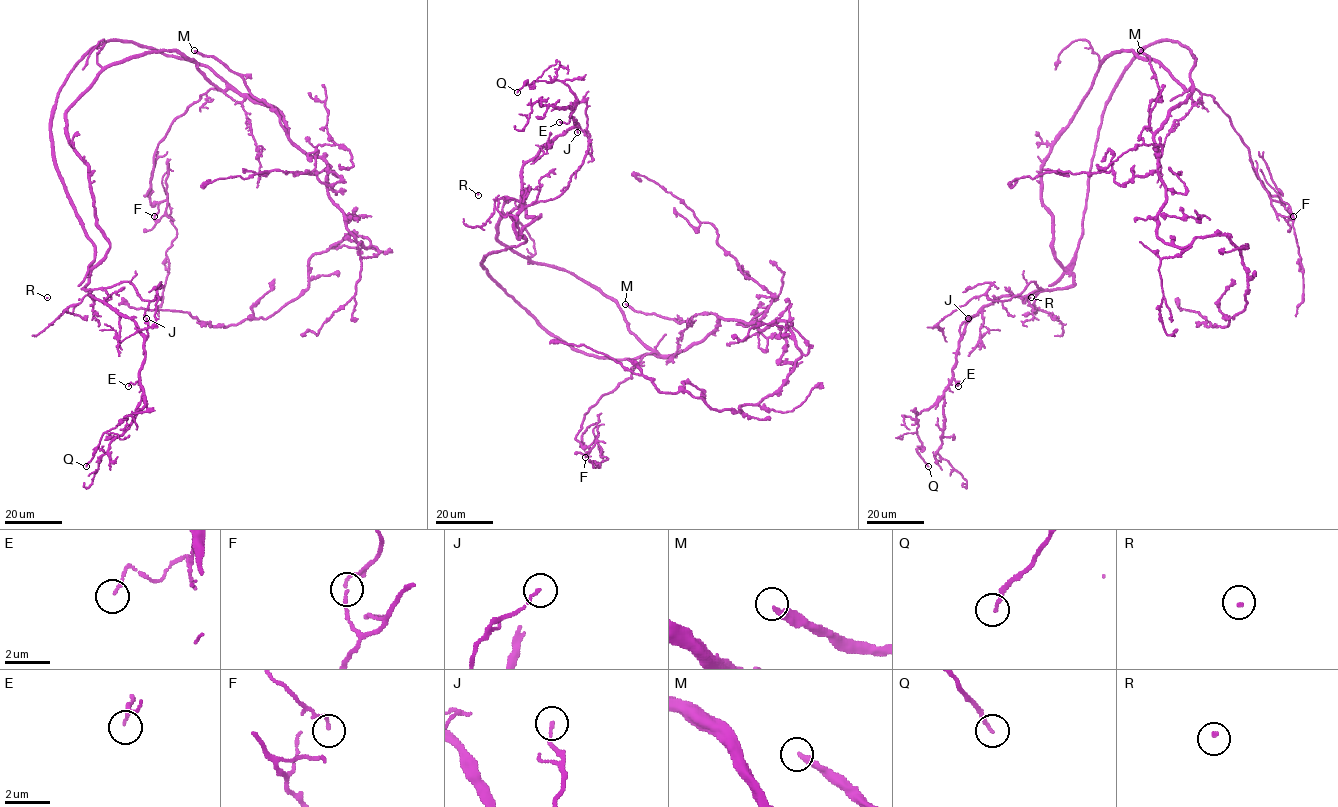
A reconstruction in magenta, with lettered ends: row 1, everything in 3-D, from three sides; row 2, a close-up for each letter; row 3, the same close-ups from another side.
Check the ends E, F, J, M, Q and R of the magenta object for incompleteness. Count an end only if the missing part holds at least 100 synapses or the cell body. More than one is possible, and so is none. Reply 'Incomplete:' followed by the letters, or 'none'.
Incomplete: M, R

